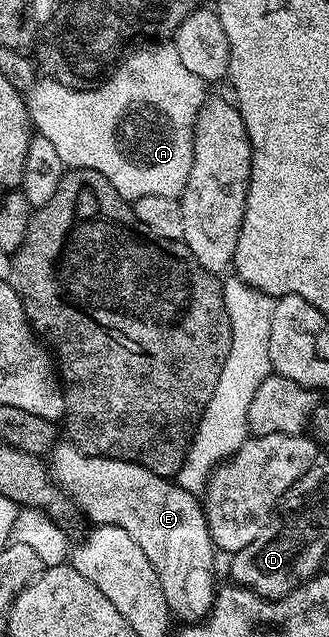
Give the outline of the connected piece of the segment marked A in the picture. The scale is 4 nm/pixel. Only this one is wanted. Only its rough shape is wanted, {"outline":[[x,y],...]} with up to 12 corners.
{"outline":[[176,46],[91,90],[45,76],[29,121],[126,200],[180,199],[207,84]]}

